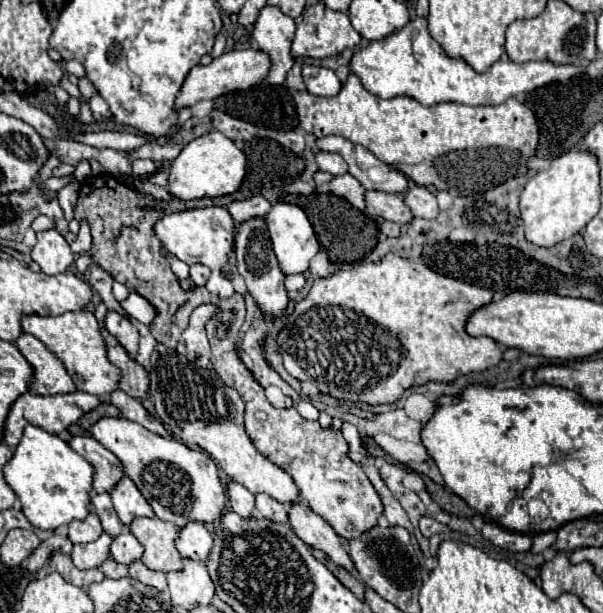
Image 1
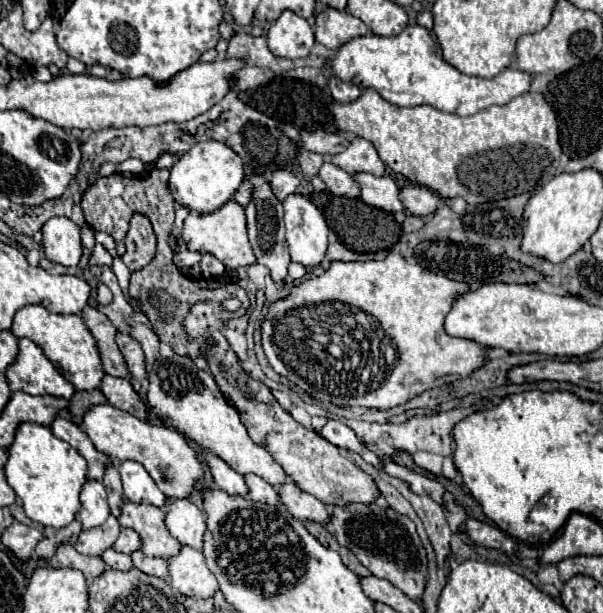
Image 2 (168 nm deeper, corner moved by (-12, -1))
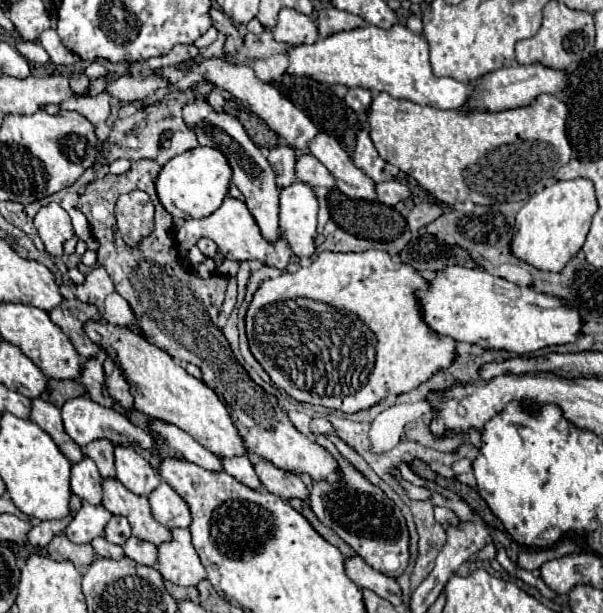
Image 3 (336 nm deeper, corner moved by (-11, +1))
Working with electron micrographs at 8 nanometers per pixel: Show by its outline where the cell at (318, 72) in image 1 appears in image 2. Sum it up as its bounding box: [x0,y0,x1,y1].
[328,77,362,103]

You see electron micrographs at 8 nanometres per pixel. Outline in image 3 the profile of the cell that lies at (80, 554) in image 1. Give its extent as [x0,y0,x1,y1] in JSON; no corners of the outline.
[65,503,111,543]

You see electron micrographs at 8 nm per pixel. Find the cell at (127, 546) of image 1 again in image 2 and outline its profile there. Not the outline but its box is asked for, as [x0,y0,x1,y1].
[114,529,140,555]

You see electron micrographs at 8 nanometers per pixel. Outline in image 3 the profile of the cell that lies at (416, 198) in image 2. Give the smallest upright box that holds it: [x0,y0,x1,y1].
[377,179,411,207]

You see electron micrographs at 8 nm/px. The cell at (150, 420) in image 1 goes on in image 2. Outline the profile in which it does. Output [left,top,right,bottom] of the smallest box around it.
[100,375,148,419]

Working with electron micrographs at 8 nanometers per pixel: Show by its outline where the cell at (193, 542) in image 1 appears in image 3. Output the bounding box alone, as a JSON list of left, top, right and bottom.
[149,483,191,529]

